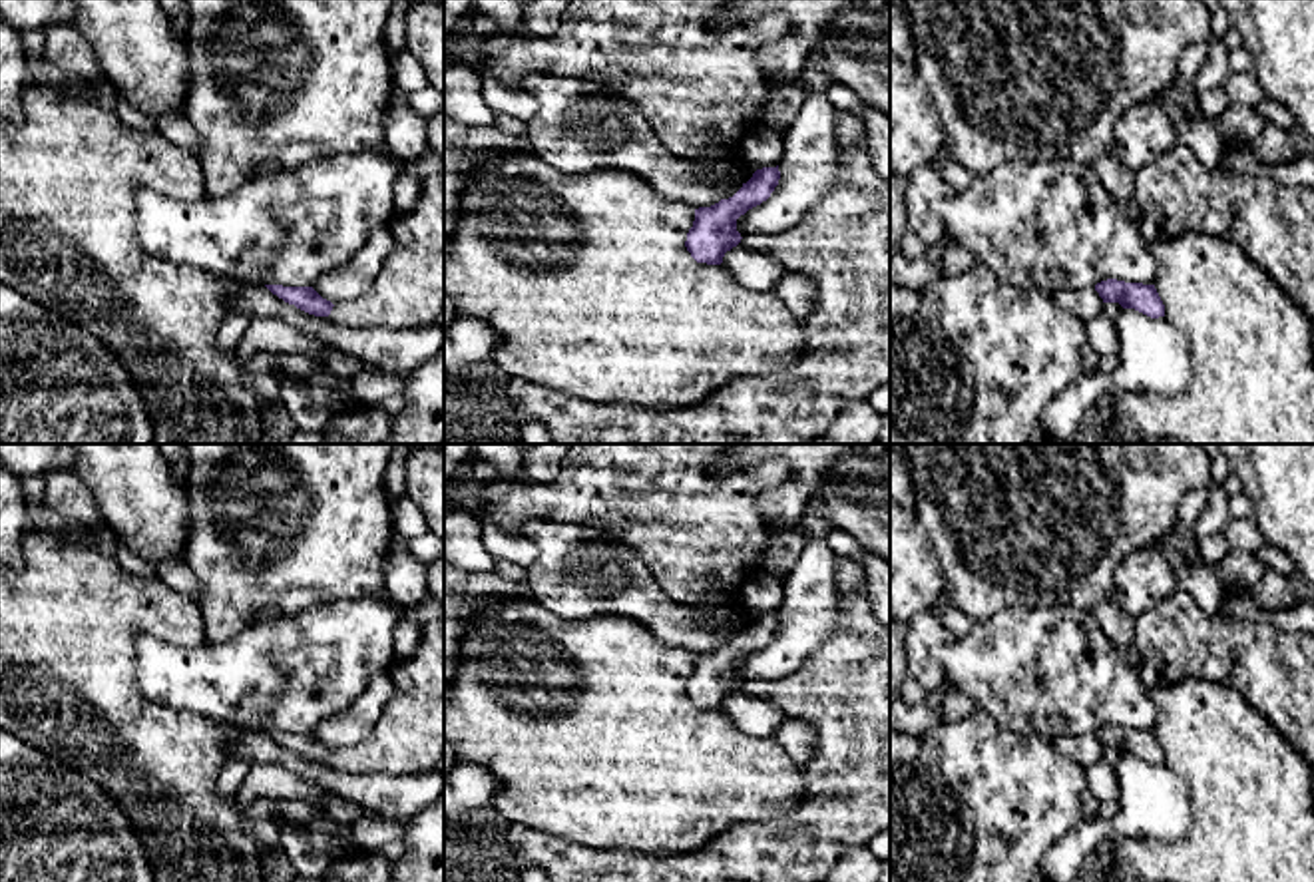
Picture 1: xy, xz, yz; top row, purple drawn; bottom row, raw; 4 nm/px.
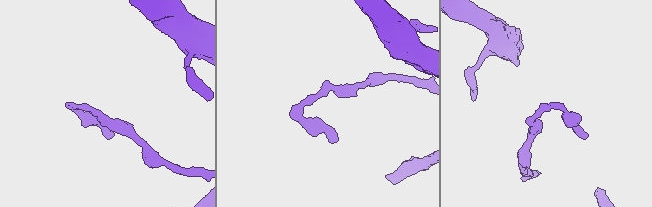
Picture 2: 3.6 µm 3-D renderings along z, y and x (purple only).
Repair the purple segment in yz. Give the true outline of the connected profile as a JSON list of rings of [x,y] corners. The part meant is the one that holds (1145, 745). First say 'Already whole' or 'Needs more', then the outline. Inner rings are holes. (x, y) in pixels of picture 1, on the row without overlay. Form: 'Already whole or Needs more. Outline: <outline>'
Already whole. Outline: [[[1107,725],[1097,729],[1095,737],[1103,749],[1119,749],[1123,755],[1135,755],[1151,765],[1165,763],[1165,751],[1155,731]]]

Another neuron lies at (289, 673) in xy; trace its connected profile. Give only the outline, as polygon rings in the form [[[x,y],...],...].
[[[356,597],[249,621],[233,639],[193,649],[139,635],[135,677],[141,695],[165,709],[197,713],[239,731],[313,733],[362,695],[374,675],[388,673],[394,627],[402,617],[390,597]]]

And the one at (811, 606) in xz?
[[[824,540],[804,544],[782,585],[778,631],[766,647],[747,657],[745,681],[776,681],[794,673],[836,627],[836,553]]]

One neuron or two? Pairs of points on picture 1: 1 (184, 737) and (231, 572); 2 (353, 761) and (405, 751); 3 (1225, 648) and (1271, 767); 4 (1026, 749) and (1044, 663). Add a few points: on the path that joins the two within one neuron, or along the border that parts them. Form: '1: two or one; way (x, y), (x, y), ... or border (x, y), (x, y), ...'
1: two; border (196, 602), (208, 640)
2: one; way (365, 757), (393, 751)
3: two; border (1199, 677), (1233, 685), (1277, 727)
4: two; border (988, 713), (1002, 727), (1036, 733), (1052, 743)

